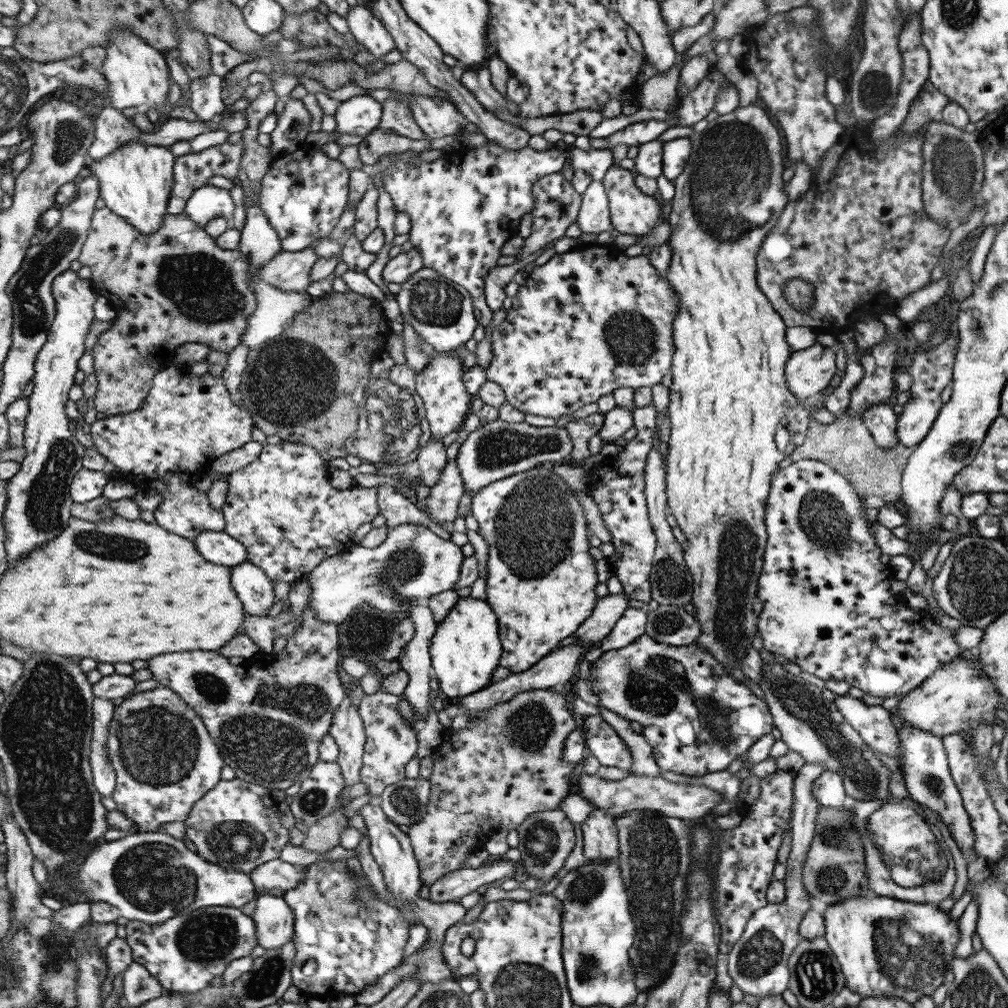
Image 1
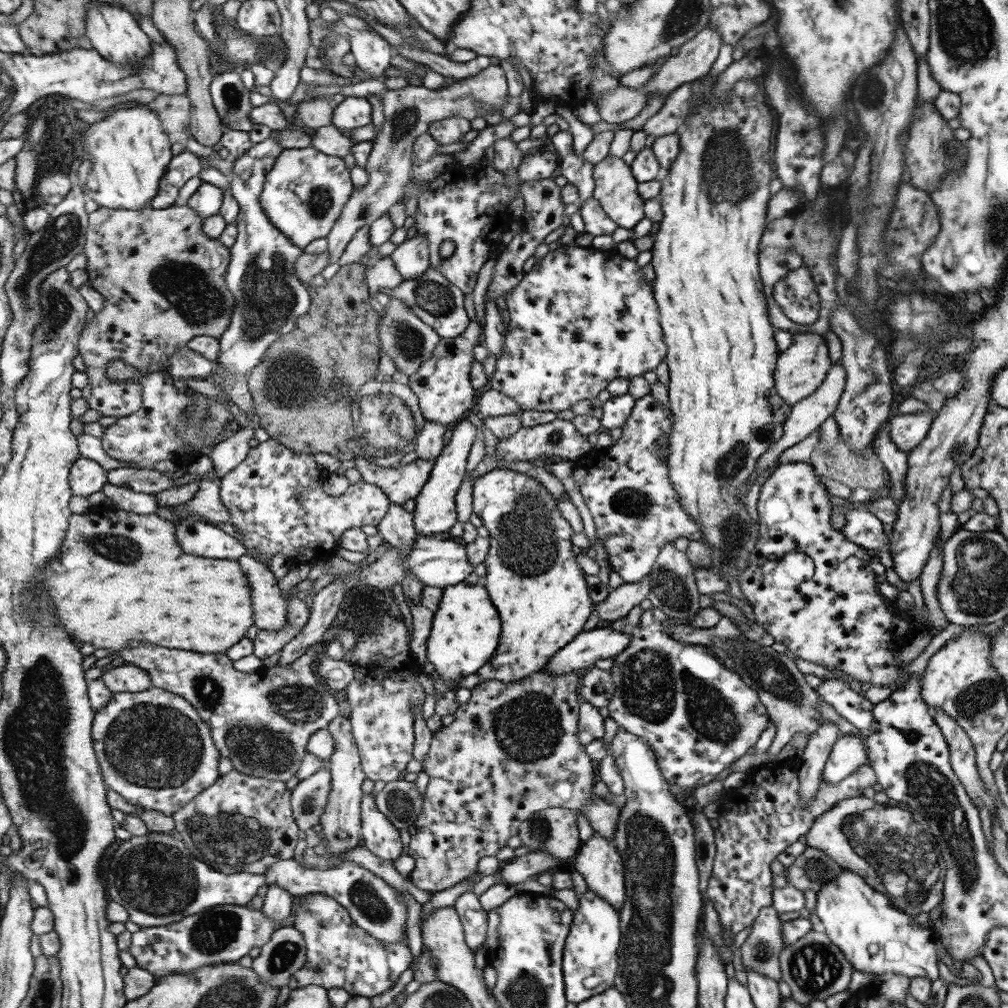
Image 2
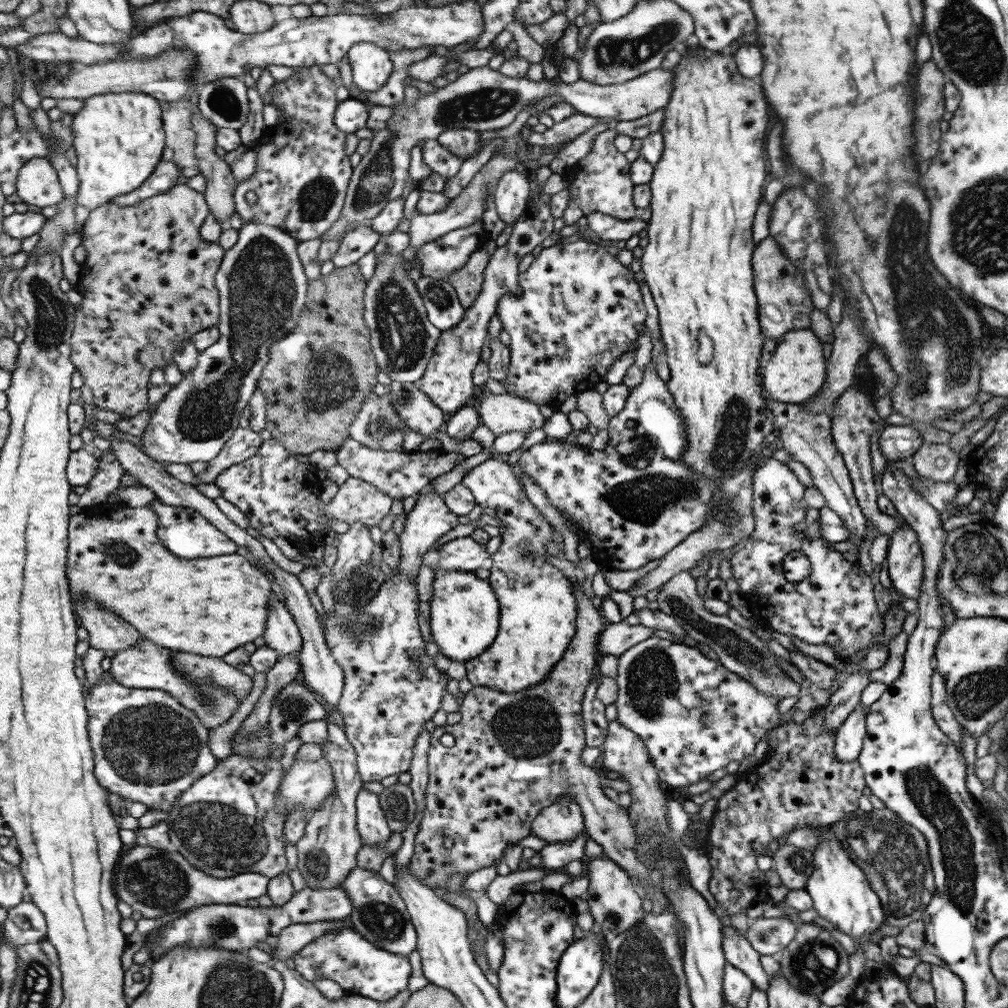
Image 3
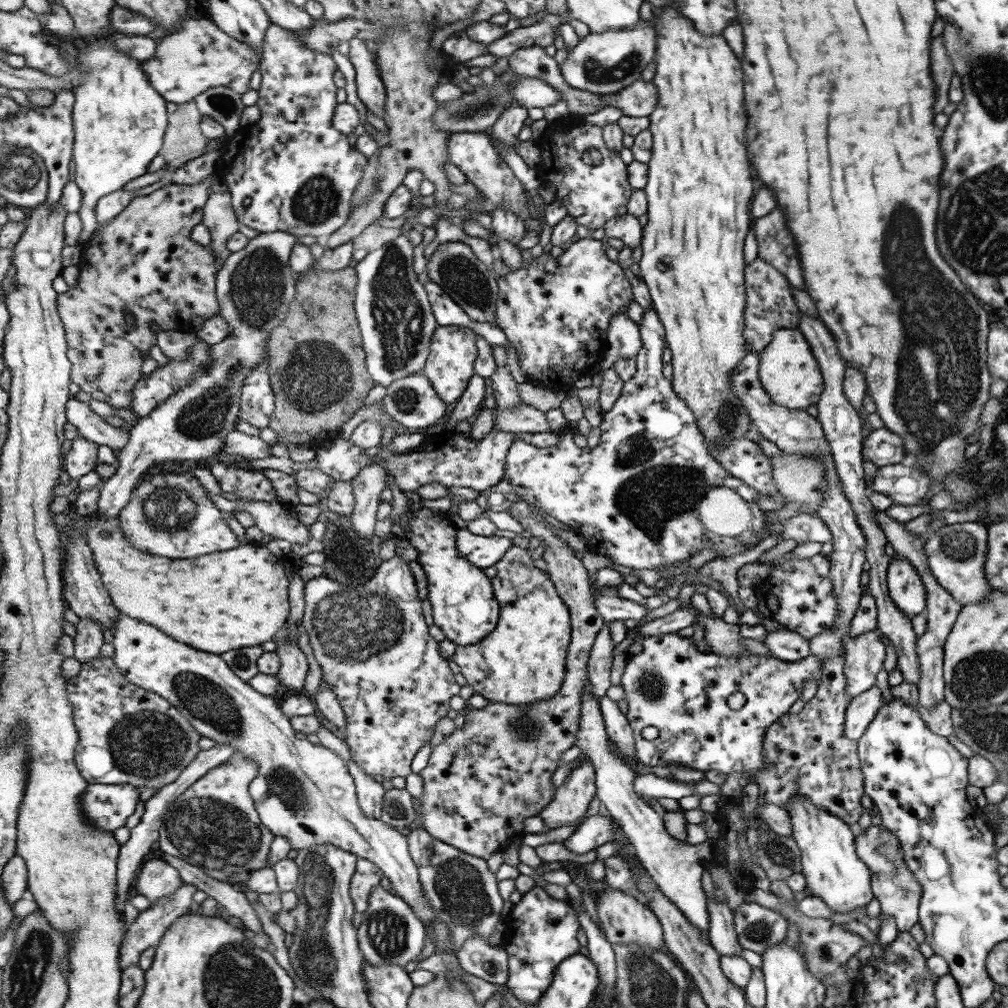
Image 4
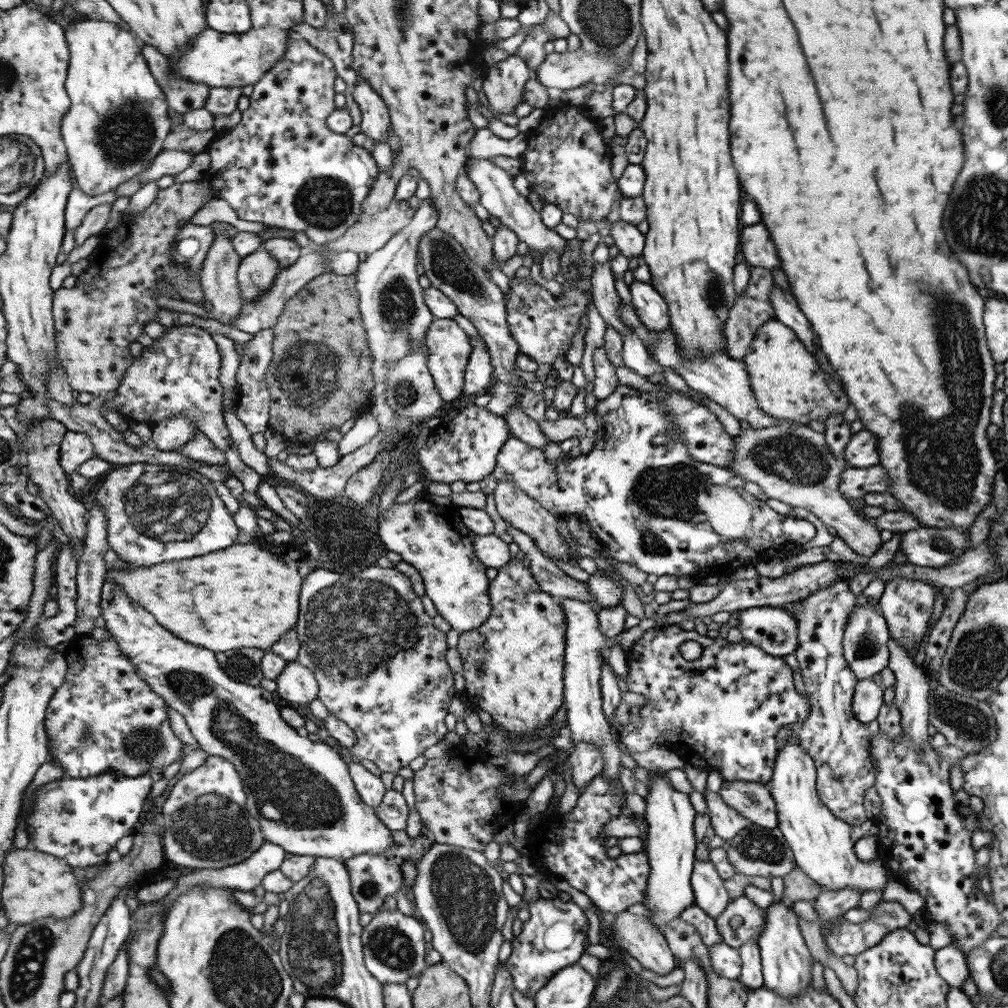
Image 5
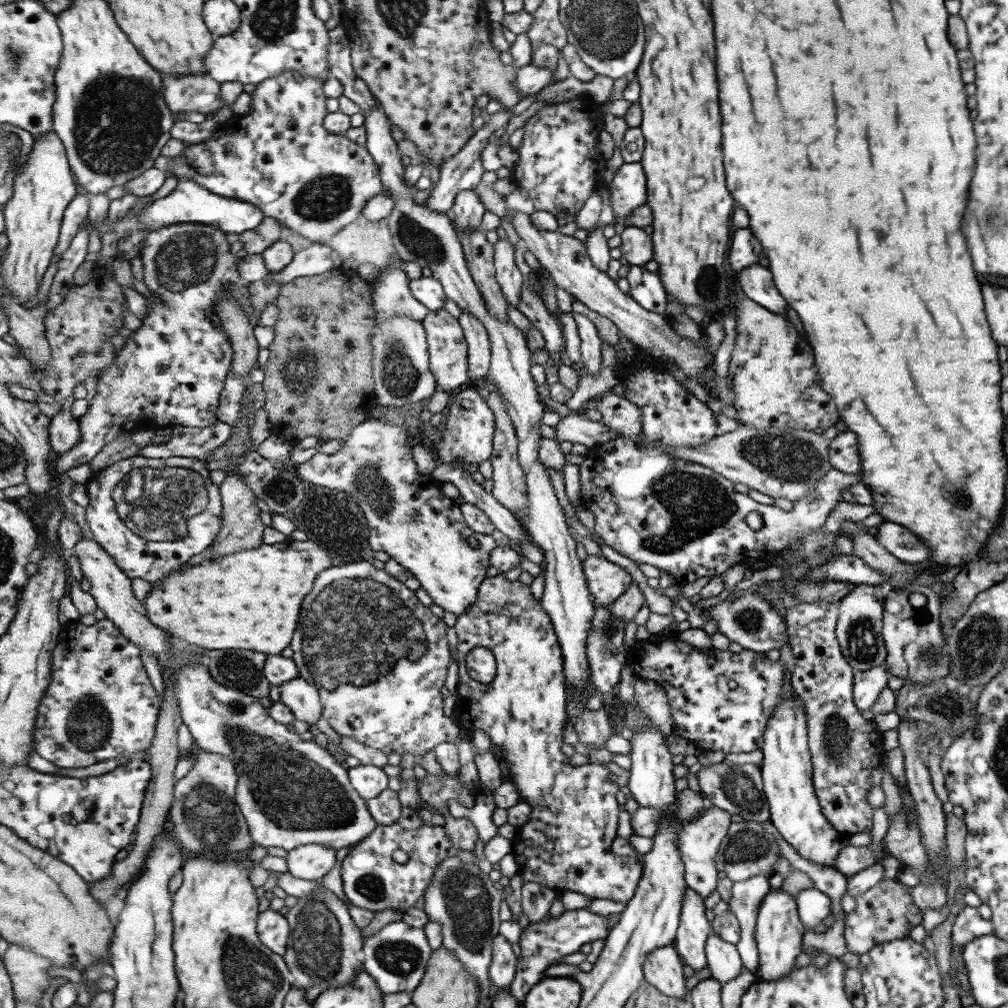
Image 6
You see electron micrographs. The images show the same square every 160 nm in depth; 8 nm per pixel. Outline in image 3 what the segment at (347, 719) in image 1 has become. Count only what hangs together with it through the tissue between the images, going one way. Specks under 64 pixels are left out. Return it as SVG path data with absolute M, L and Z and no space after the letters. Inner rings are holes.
M328 724L328 739L322 750L323 757L336 774L336 792L309 818L303 838L295 845L298 850L297 868L306 886L315 890L331 890L346 882L357 866L357 854L364 844L358 829L356 803L364 780L358 769L358 752L341 726Z

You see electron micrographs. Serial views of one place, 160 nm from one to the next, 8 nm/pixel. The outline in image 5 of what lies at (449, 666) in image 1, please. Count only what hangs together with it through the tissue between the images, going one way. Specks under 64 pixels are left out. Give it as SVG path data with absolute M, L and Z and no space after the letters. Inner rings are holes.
M418 495L406 504L392 504L379 518L379 536L383 545L398 553L402 561L413 565L423 575L426 595L433 599L442 616L459 634L477 630L489 622L493 614L492 598L489 595L492 580L487 578L487 567L475 554L475 541L478 534L471 531L462 520L460 508L437 506L430 501L420 499Z

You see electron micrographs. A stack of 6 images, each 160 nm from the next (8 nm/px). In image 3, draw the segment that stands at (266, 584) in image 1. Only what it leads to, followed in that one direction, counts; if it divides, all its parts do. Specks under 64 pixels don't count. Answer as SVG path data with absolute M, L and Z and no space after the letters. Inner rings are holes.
M272 594L273 618L269 618L269 630L265 632L267 645L274 648L280 656L296 656L304 650L304 638L300 627L287 604Z

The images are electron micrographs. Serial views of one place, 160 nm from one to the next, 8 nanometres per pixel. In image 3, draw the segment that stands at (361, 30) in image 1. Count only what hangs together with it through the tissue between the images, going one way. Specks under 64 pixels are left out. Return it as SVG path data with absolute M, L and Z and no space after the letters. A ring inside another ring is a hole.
M367 42L353 46L348 56L354 85L357 88L367 92L377 92L385 86L385 82L395 70L388 51Z

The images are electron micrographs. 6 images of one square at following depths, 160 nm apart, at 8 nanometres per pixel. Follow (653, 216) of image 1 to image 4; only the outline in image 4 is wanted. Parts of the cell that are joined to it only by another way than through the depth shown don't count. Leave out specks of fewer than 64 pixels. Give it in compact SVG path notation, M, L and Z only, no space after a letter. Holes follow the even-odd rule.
M573 116L548 125L547 132L536 144L537 151L542 152L537 174L543 185L552 186L554 198L568 208L568 214L591 232L602 228L612 218L627 214L635 189L629 180L628 165L619 158L618 152L611 152L605 143L603 127L593 126L593 123L581 125L574 121ZM591 148L600 152L599 164L585 162L585 154Z

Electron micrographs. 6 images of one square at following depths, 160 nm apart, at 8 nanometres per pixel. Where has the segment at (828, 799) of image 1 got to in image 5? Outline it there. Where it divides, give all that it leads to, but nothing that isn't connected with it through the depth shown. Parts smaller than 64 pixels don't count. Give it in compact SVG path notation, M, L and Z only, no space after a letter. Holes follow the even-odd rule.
M870 678L856 681L851 703L855 720L864 726L871 720L876 720L879 709L883 704L882 690Z

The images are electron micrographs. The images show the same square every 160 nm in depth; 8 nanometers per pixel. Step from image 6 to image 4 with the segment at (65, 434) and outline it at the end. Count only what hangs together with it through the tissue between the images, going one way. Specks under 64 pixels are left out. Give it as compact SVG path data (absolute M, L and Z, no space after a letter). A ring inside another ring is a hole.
M83 435L72 440L70 450L66 453L66 470L70 479L78 480L86 474L93 473L99 462L100 444L92 442Z

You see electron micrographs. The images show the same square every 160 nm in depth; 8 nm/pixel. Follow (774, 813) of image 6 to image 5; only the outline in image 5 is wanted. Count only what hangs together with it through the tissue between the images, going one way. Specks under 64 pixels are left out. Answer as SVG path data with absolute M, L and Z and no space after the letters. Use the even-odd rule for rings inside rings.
M791 735L777 749L773 770L766 787L772 796L777 815L777 828L794 856L794 863L825 891L853 887L860 894L868 890L883 890L891 875L879 861L861 862L853 852L853 845L862 836L875 835L877 827L866 819L860 825L850 826L835 818L818 799L815 788L816 768L807 753Z

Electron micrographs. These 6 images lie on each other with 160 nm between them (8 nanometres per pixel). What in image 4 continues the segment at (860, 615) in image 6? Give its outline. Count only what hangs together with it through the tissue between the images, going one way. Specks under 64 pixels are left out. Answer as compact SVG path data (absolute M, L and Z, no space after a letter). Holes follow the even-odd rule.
M876 628L854 637L845 635L842 639L845 692L850 700L873 685L875 674L882 668L886 644L879 637Z

